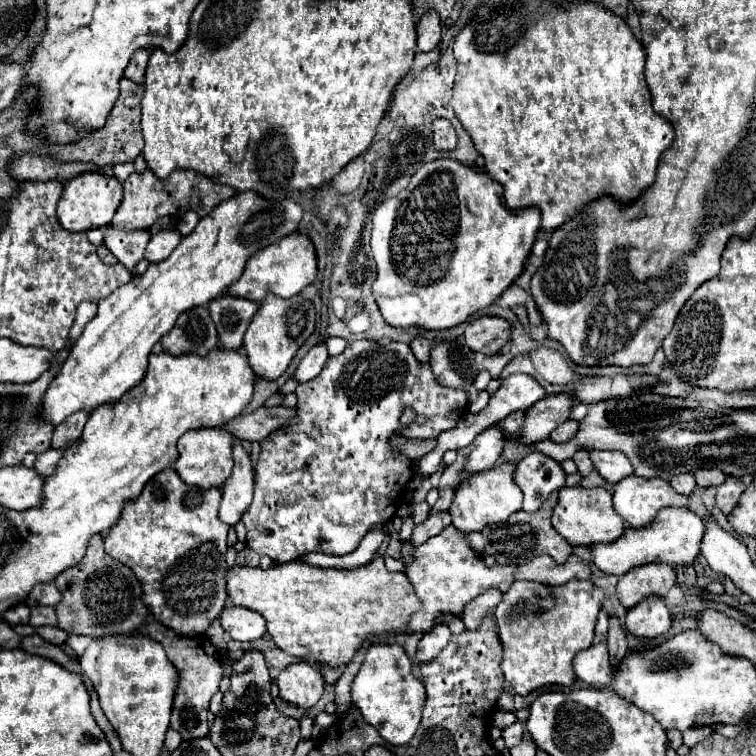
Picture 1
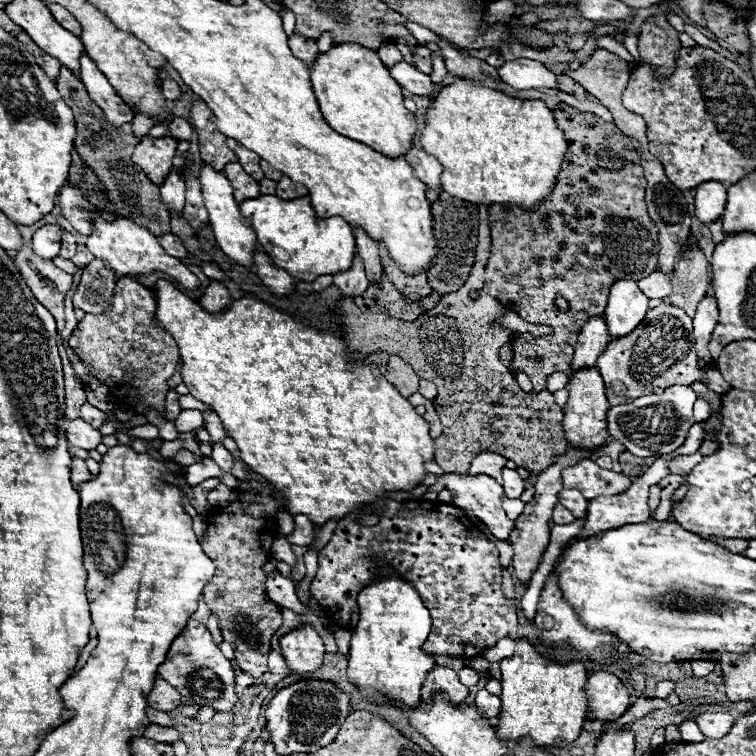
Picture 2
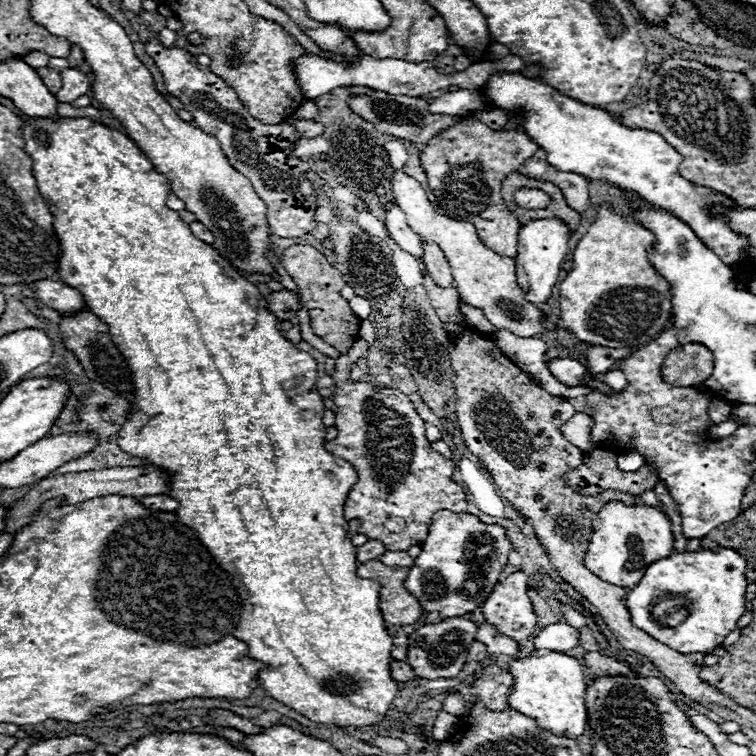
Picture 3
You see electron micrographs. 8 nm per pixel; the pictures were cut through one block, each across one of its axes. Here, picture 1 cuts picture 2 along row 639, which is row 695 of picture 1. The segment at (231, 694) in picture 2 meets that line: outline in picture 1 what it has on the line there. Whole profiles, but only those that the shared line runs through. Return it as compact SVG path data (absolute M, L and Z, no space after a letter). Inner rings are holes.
M158 622L146 624L144 628L140 628L140 634L146 634L146 636L158 640L166 650L168 660L176 666L176 670L180 674L180 682L178 682L178 690L176 690L176 698L174 698L174 706L172 706L170 726L176 732L180 732L180 736L184 740L206 736L208 734L208 704L210 704L210 698L214 696L214 692L218 690L220 678L224 676L224 668L216 658L214 646L204 636L180 638L178 634L170 632L168 628L164 628Z

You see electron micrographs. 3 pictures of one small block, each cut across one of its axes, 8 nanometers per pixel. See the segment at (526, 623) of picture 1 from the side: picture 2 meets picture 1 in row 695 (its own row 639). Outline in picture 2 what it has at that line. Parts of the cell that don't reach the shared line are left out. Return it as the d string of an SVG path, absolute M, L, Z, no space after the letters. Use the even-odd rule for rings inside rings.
M522 638L516 642L514 656L500 660L500 670L502 670L502 712L500 712L500 724L498 724L498 738L502 740L520 740L524 736L532 738L536 746L568 746L574 742L580 732L582 724L588 714L588 700L584 694L584 686L588 682L588 674L582 662L554 662L550 658L544 658L534 650L534 646Z

